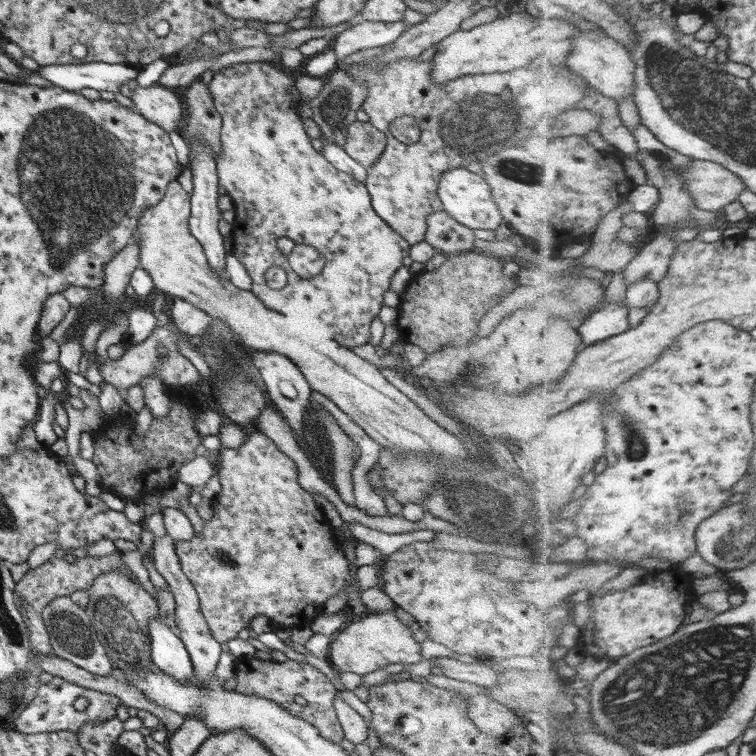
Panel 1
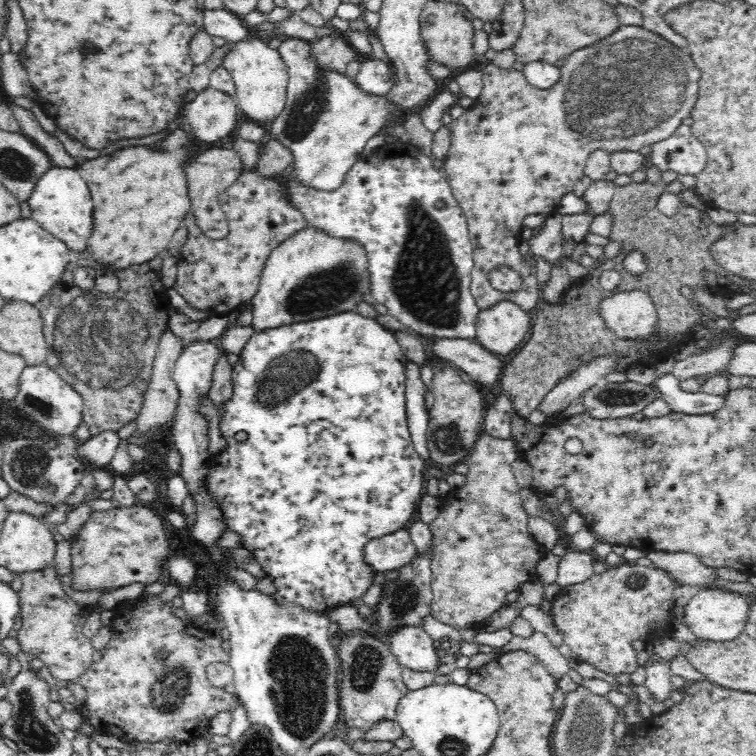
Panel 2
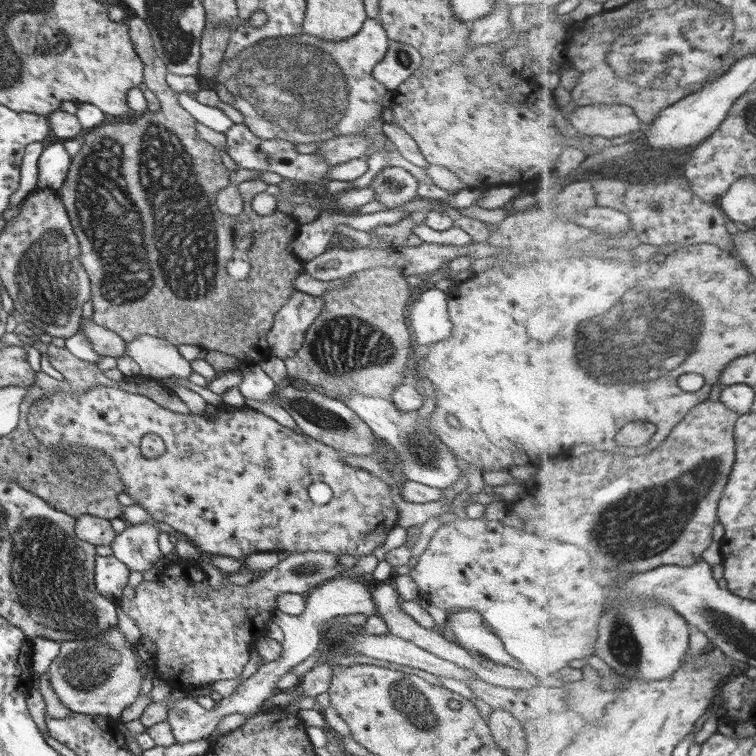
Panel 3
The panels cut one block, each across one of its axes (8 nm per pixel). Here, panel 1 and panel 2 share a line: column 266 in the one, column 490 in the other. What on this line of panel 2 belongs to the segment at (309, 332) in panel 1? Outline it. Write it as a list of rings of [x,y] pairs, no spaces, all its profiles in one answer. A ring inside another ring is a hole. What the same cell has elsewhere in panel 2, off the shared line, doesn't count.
[[[621,25],[613,34],[604,37],[602,40],[597,41],[594,45],[576,50],[570,54],[567,64],[560,68],[560,78],[558,82],[551,86],[549,89],[539,89],[533,87],[528,79],[525,77],[523,71],[516,69],[502,69],[494,64],[488,64],[482,72],[482,94],[474,99],[474,104],[465,110],[465,112],[458,119],[454,119],[449,125],[450,130],[450,148],[447,155],[443,159],[444,162],[444,178],[451,186],[454,198],[462,207],[465,217],[467,218],[469,227],[469,239],[473,244],[473,258],[474,267],[471,272],[471,291],[474,295],[476,304],[480,310],[486,310],[490,306],[494,306],[496,302],[508,300],[517,304],[522,310],[527,313],[531,312],[532,308],[536,309],[541,300],[541,283],[536,279],[536,264],[537,256],[532,254],[525,260],[524,255],[518,251],[518,244],[522,241],[521,232],[523,229],[522,222],[524,217],[528,214],[554,214],[560,206],[560,199],[564,194],[573,192],[574,184],[583,176],[588,157],[594,150],[605,150],[610,154],[621,150],[638,151],[642,150],[643,146],[651,146],[655,142],[667,139],[670,135],[678,132],[678,128],[682,122],[686,122],[686,118],[691,117],[691,110],[694,110],[695,102],[698,102],[699,94],[699,76],[700,72],[698,66],[691,59],[691,54],[687,49],[678,49],[678,46],[671,45],[666,38],[661,37],[654,32],[645,30],[643,27]],[[498,266],[508,266],[513,270],[520,273],[522,277],[522,288],[516,292],[500,292],[492,288],[488,280],[488,273]]]

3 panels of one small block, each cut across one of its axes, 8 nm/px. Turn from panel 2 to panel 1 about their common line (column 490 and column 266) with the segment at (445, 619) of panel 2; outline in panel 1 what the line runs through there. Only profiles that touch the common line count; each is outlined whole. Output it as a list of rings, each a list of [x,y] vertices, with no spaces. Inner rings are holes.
[[[257,430],[248,432],[247,441],[238,449],[222,448],[222,456],[219,462],[215,464],[216,474],[220,477],[222,485],[221,492],[213,498],[214,514],[210,521],[205,521],[202,536],[196,537],[192,541],[176,541],[174,548],[181,562],[182,572],[192,581],[196,594],[199,598],[200,612],[206,619],[207,625],[210,627],[213,637],[219,643],[225,643],[227,640],[237,636],[240,630],[244,628],[250,630],[250,621],[254,616],[268,616],[271,621],[279,622],[288,628],[300,627],[311,623],[321,609],[321,607],[331,597],[336,597],[341,590],[351,584],[353,581],[352,575],[349,573],[349,563],[344,555],[344,551],[340,547],[336,539],[334,528],[324,516],[322,510],[318,508],[314,498],[308,491],[300,487],[298,482],[298,467],[292,459],[286,457],[283,452],[270,440],[265,434],[259,433]]]

